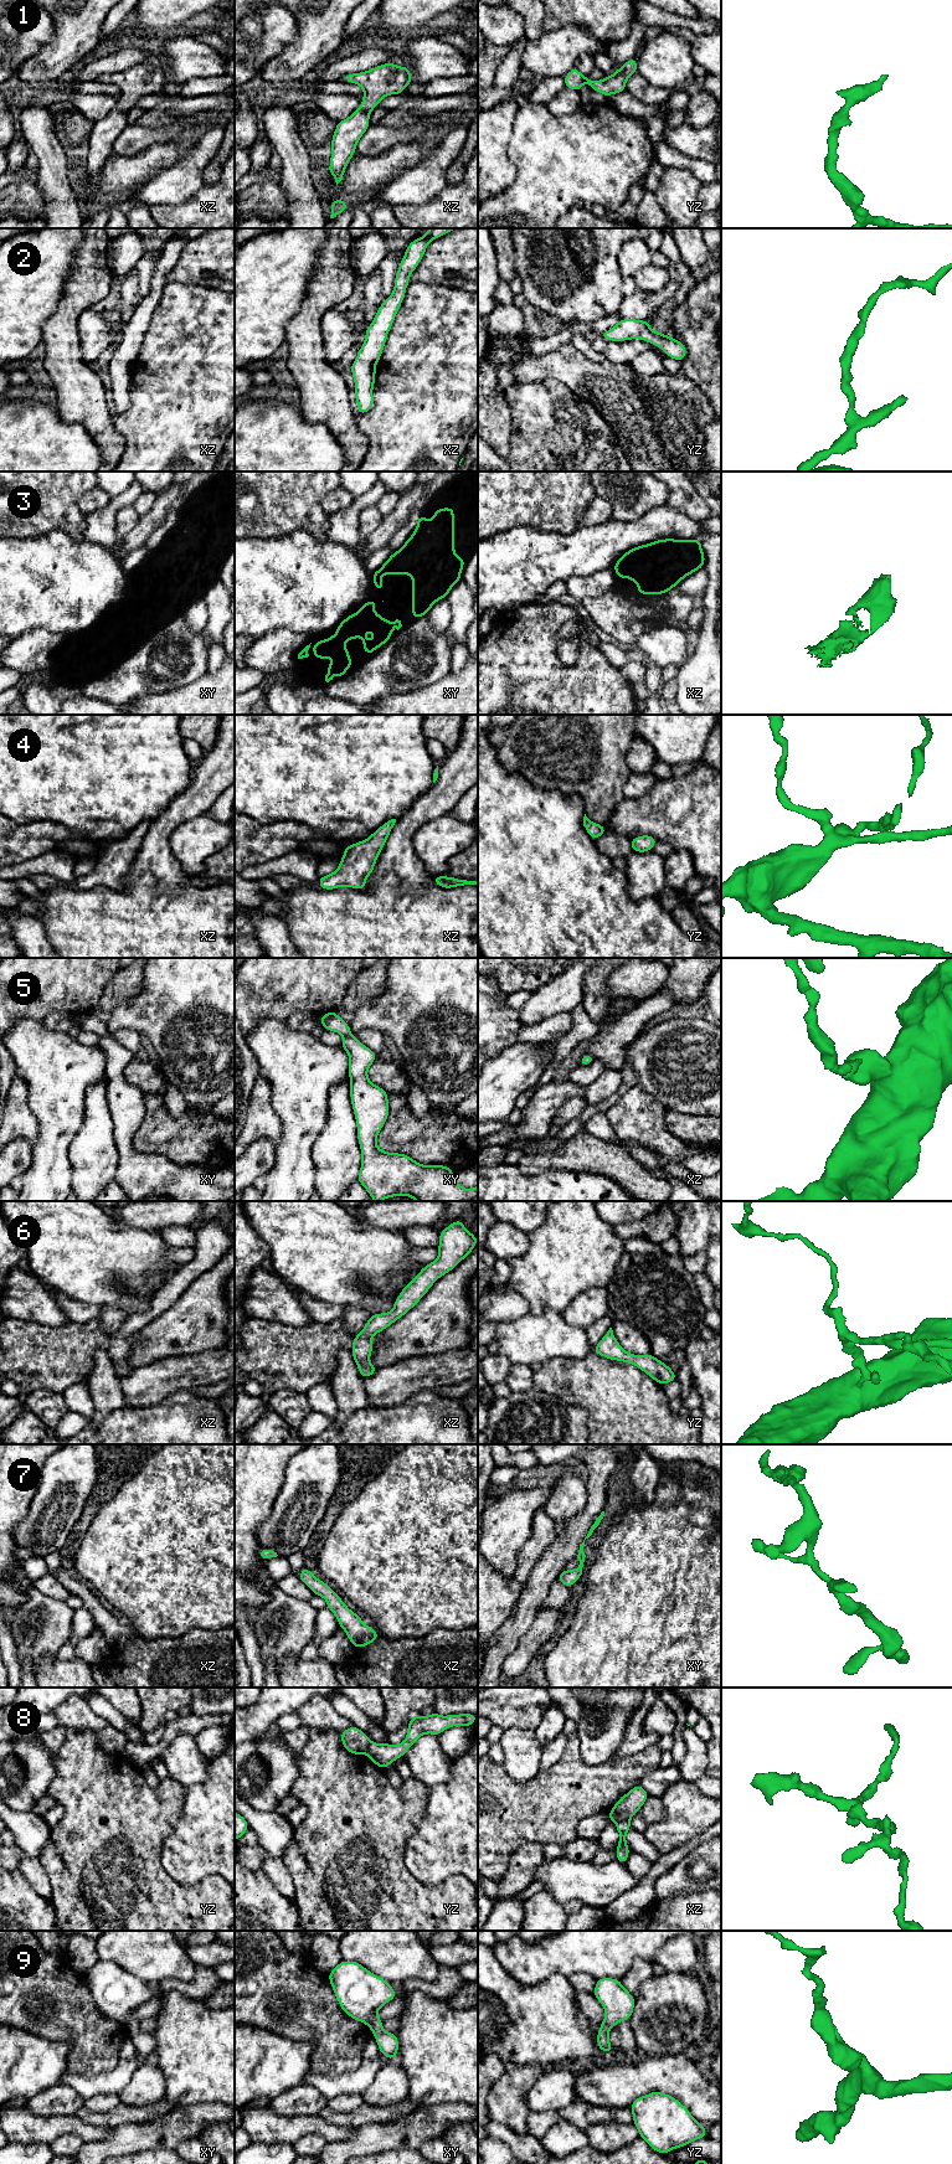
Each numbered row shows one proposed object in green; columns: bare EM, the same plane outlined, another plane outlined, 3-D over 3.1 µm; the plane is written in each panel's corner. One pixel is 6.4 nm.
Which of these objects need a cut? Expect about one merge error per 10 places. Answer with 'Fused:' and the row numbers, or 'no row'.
Fused: 8

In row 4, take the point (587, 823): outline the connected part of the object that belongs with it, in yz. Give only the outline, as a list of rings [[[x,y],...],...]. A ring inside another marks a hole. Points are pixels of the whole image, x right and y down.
[[[586,814],[583,816],[583,826],[587,834],[593,839],[597,840],[601,835],[606,834],[606,828],[602,824],[595,824],[591,821]]]

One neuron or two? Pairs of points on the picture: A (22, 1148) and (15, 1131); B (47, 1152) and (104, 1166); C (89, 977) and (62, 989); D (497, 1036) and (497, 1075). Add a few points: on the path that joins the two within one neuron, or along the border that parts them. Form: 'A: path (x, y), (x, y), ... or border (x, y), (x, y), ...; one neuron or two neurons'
A: border (13, 1140), (25, 1139), (31, 1145); two neurons
B: border (78, 1131), (68, 1149), (71, 1164), (70, 1188); two neurons
C: path (83, 977), (75, 977), (68, 983); one neuron
D: border (518, 1041), (505, 1046), (490, 1057); two neurons

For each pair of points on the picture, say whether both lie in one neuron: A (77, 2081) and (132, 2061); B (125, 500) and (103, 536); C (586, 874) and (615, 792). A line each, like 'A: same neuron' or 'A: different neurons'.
A: same neuron
B: same neuron
C: different neurons

